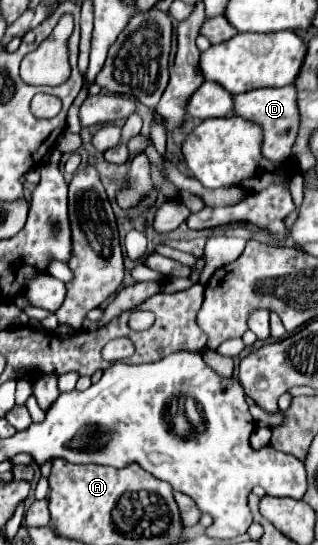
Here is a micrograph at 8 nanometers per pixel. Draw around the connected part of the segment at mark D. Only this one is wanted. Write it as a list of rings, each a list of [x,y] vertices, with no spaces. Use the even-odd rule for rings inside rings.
[[[266,87],[248,91],[244,95],[234,95],[234,115],[258,123],[262,127],[262,155],[274,163],[288,163],[290,149],[296,139],[300,115],[296,111],[296,89],[288,87]]]

